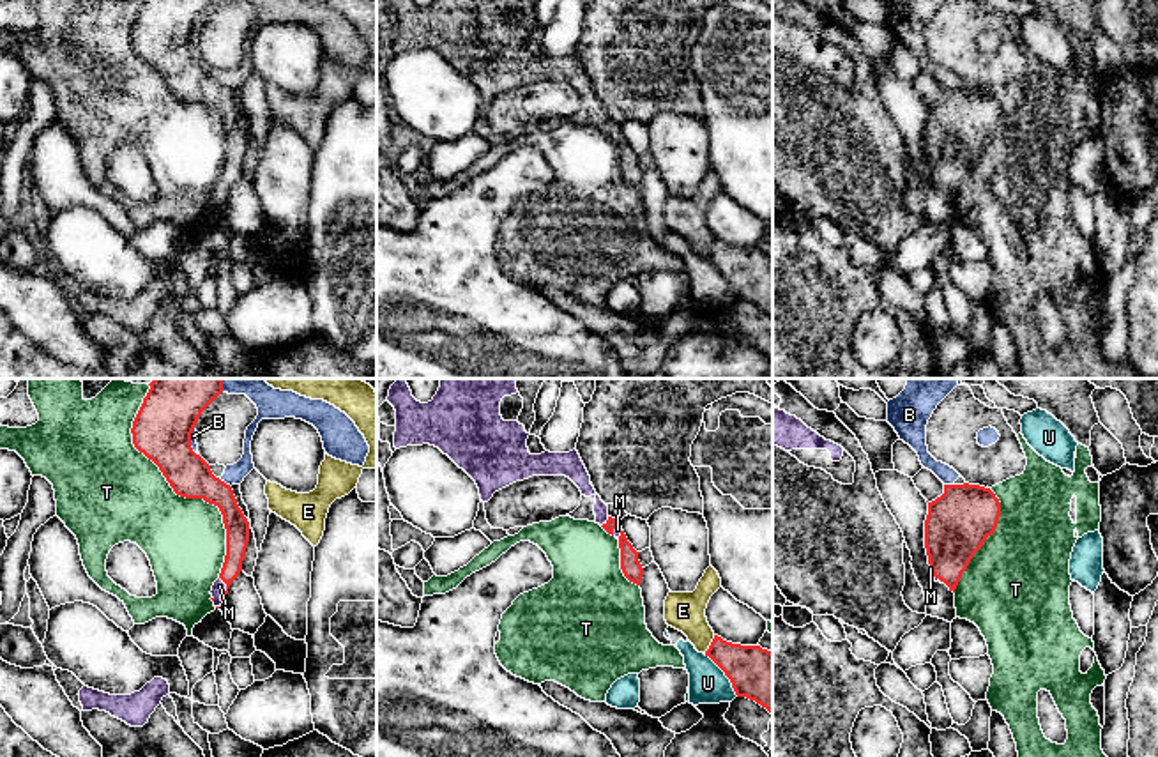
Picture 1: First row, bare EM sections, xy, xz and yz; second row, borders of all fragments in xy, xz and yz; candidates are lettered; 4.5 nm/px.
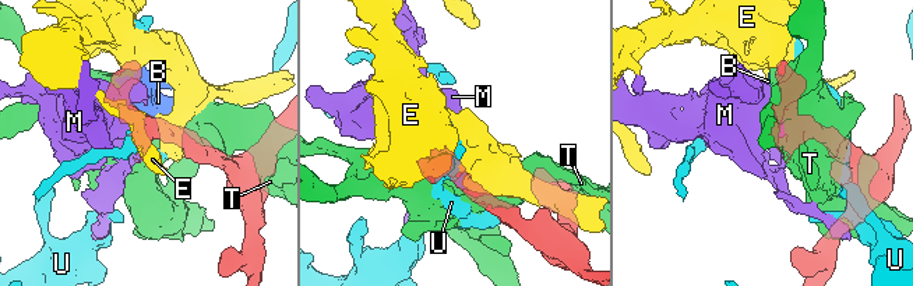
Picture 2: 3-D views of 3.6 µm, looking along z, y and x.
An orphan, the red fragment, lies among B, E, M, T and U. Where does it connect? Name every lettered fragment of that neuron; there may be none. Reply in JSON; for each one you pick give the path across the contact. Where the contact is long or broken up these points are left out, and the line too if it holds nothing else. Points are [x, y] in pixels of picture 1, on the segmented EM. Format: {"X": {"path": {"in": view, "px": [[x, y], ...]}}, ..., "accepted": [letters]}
{"accepted": ["M"]}

